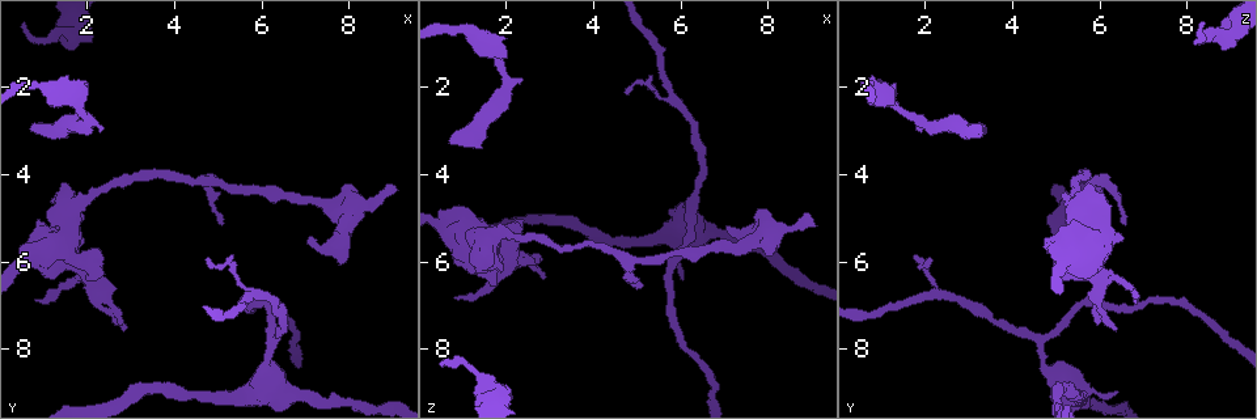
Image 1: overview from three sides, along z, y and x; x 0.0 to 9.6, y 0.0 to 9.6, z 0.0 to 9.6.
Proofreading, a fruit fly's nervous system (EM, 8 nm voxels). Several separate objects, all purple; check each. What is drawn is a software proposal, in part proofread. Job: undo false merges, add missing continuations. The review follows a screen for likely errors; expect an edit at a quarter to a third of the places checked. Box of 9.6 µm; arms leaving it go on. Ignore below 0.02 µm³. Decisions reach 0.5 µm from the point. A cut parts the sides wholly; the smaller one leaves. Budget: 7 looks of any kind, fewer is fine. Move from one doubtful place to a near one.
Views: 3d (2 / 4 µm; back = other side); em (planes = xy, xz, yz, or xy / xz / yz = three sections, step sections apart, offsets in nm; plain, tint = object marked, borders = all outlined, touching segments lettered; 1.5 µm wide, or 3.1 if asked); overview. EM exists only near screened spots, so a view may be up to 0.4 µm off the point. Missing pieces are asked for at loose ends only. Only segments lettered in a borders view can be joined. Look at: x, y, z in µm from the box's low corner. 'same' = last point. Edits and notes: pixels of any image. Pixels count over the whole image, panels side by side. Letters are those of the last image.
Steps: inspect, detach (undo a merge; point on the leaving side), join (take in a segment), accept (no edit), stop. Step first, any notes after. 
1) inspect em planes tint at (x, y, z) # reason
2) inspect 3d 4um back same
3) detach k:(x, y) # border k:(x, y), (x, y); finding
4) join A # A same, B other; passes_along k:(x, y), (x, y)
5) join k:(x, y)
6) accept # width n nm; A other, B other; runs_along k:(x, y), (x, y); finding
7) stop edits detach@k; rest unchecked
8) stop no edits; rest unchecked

inspect em planes plain at (0.70, 3.00, 3.25) # long arm stops here

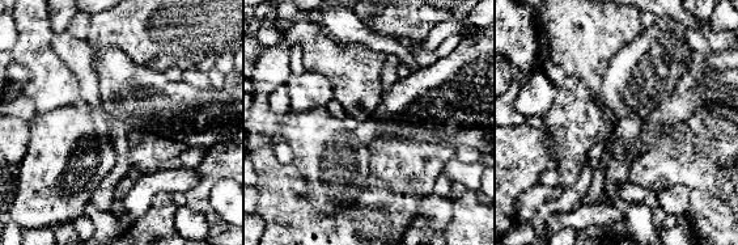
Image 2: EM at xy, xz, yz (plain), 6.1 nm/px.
inspect em planes borders same # see the neighbours

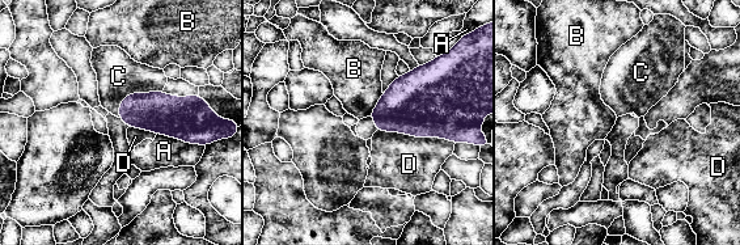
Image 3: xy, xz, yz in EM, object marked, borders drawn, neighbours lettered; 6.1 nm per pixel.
join C # longest_contact D 500 nm; A other, B other, C same, D other; passes_along 3:(157, 112), (132, 93), (118, 76); the neuron continues

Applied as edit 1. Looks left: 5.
inspect 3d 2um at (0.85, 6.90, 6.75) # tapers out

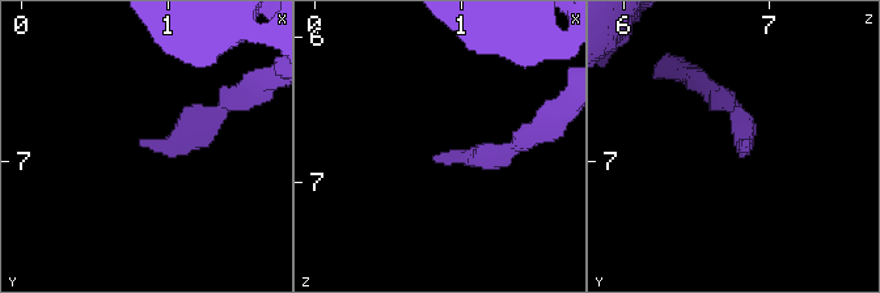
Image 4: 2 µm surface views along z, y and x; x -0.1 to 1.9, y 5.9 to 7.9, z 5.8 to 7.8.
inspect em xy step 4 plain at (0.86, 6.90, 6.78)

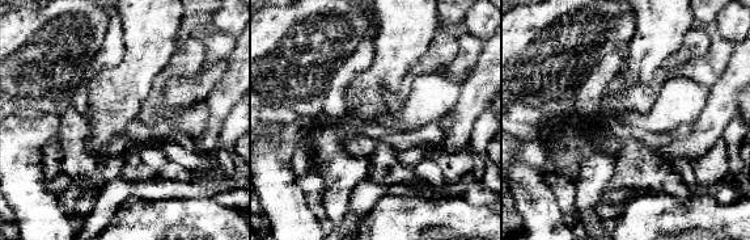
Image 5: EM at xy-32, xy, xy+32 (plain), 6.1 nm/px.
inspect em xy step 4 borders same # what lies round it

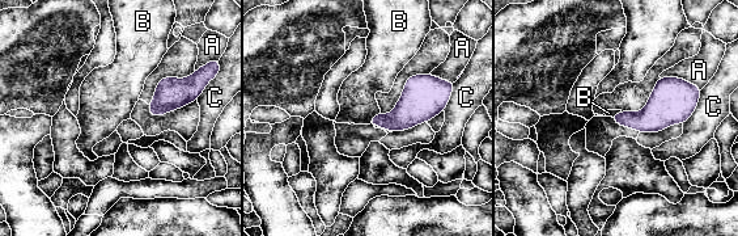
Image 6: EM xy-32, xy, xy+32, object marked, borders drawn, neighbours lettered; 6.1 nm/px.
accept # A other, B other, C other; border 6:(380, 112), (368, 123); none of them fits

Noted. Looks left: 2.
inspect em planes borders at (6.10, 8.50, 4.85) # calibre changes

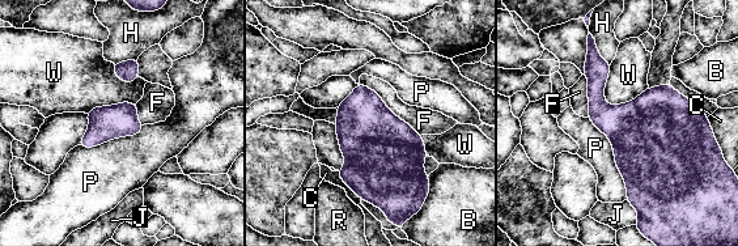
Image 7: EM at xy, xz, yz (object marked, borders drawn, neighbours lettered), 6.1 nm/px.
accept # B other, C other, F other, H other, J other, P other, R other, W other; continuous, no second neuron

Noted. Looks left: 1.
stop edits join@3; rest unchecked

